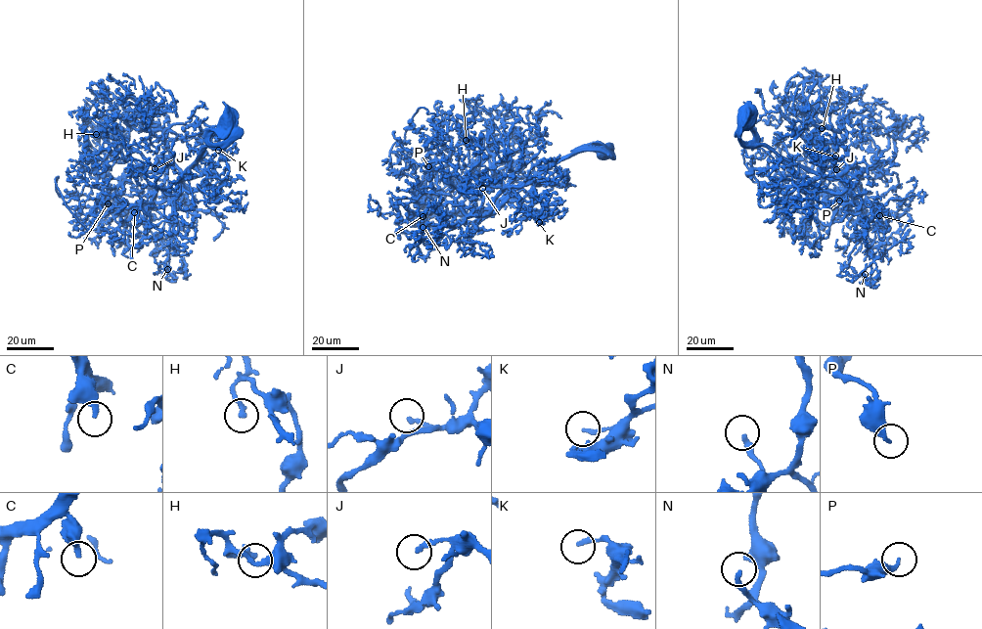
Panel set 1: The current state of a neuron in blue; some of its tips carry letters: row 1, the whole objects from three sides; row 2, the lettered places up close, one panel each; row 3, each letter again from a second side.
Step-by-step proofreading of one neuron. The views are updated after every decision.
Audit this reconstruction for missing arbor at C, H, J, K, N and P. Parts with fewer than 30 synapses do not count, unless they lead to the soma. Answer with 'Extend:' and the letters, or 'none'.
Extend: none

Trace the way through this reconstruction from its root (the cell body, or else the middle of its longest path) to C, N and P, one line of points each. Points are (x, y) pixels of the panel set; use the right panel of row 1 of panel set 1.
C: (746, 121), (738, 134), (743, 144), (764, 145), (812, 172), (837, 179), (853, 204), (872, 205), (879, 215)
N: (746, 121), (738, 134), (745, 146), (764, 145), (843, 183), (866, 221), (873, 260), (870, 276), (865, 274)
P: (746, 121), (738, 134), (745, 146), (764, 145), (829, 177), (865, 170), (860, 186), (836, 188), (839, 201)

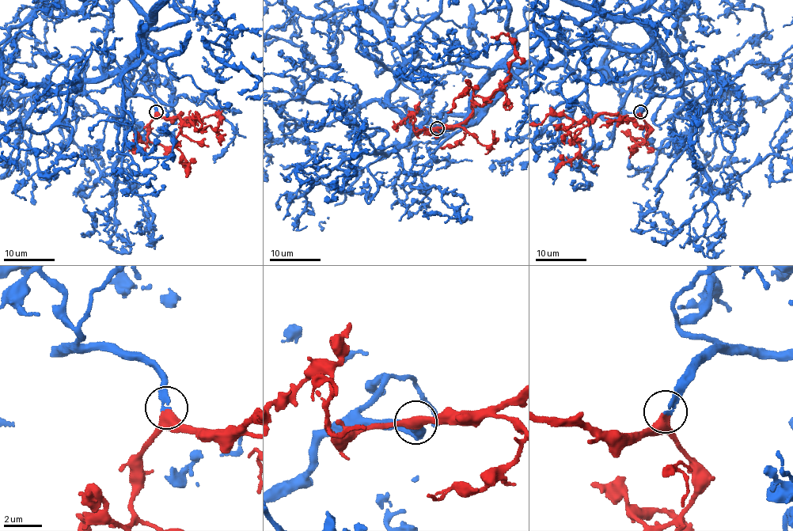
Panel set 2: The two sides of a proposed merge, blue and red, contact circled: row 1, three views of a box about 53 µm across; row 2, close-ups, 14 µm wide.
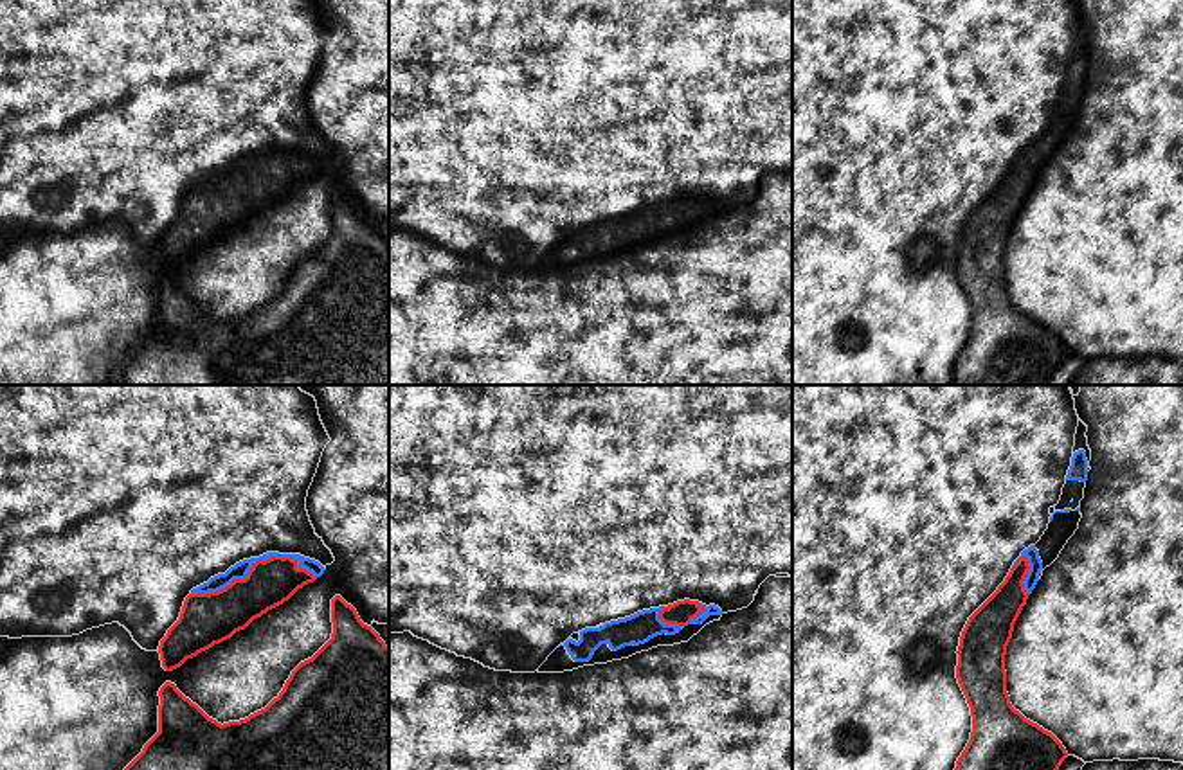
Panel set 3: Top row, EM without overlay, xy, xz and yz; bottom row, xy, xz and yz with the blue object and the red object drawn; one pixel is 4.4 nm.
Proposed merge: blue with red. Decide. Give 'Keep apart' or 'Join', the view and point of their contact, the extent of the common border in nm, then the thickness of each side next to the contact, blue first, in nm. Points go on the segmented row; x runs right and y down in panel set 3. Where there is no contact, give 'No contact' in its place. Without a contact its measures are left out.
Join. Touches blue at xy (252, 564). Shared border 550 nm. Thickness 70 nm (blue) against 220 nm

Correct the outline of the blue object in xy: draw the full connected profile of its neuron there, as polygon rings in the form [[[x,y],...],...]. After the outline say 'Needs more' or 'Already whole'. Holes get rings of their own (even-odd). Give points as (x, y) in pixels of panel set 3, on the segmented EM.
[[[266,552],[211,578],[191,590],[178,621],[160,640],[162,667],[173,671],[187,658],[230,639],[324,570],[319,561],[301,554]]]. Needs more

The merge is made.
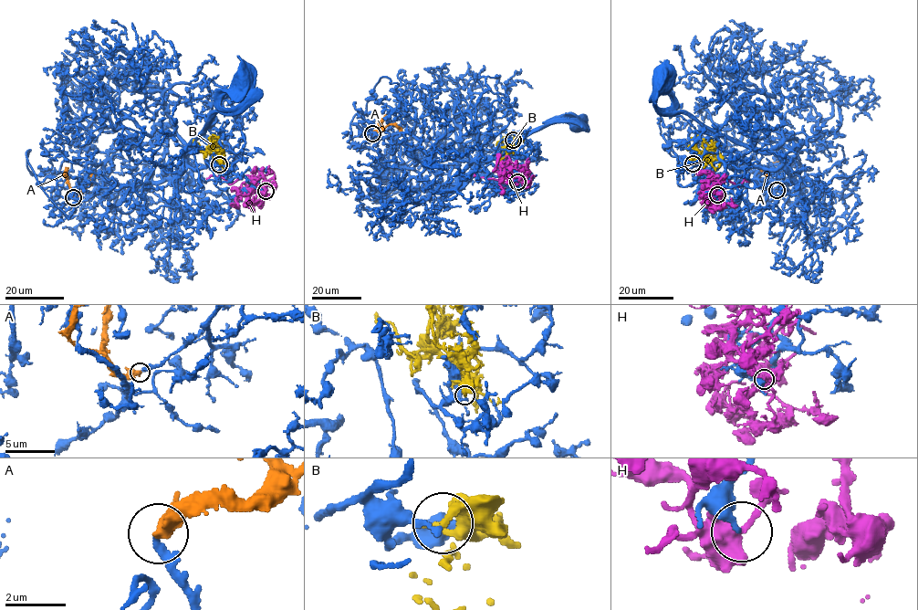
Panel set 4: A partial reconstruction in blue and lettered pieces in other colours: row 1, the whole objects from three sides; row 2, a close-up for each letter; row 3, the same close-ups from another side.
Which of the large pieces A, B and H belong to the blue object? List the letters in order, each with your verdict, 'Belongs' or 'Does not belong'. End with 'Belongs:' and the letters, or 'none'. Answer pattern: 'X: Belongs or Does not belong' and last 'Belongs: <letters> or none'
A: Belongs
B: Does not belong
H: Does not belong
Belongs: A

